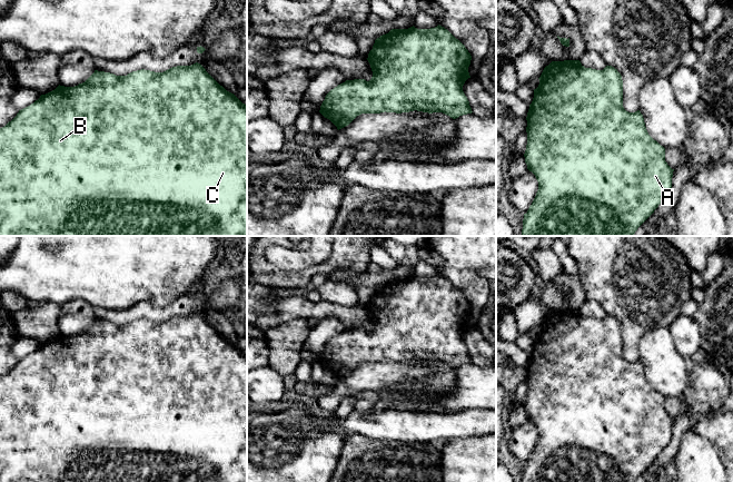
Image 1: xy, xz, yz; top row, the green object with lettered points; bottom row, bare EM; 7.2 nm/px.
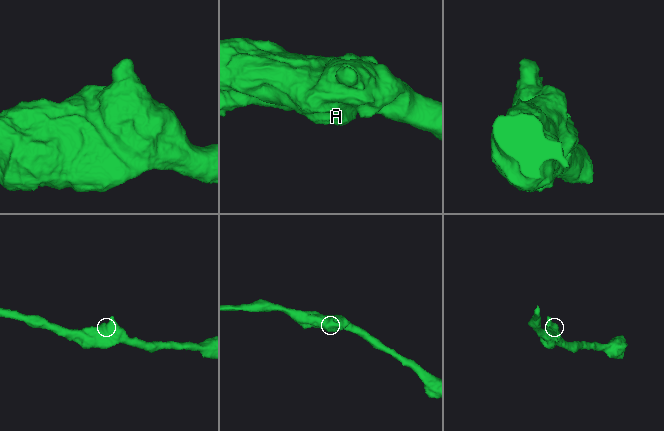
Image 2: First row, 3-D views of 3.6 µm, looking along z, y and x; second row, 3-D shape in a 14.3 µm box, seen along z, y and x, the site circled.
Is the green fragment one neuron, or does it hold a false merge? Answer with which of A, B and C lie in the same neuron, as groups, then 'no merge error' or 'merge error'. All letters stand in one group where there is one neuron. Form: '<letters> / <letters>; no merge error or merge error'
A B C; no merge error

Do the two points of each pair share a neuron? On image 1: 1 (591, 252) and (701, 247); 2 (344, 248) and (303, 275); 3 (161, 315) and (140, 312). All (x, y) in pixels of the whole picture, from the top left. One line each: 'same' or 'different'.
1: different
2: same
3: same

